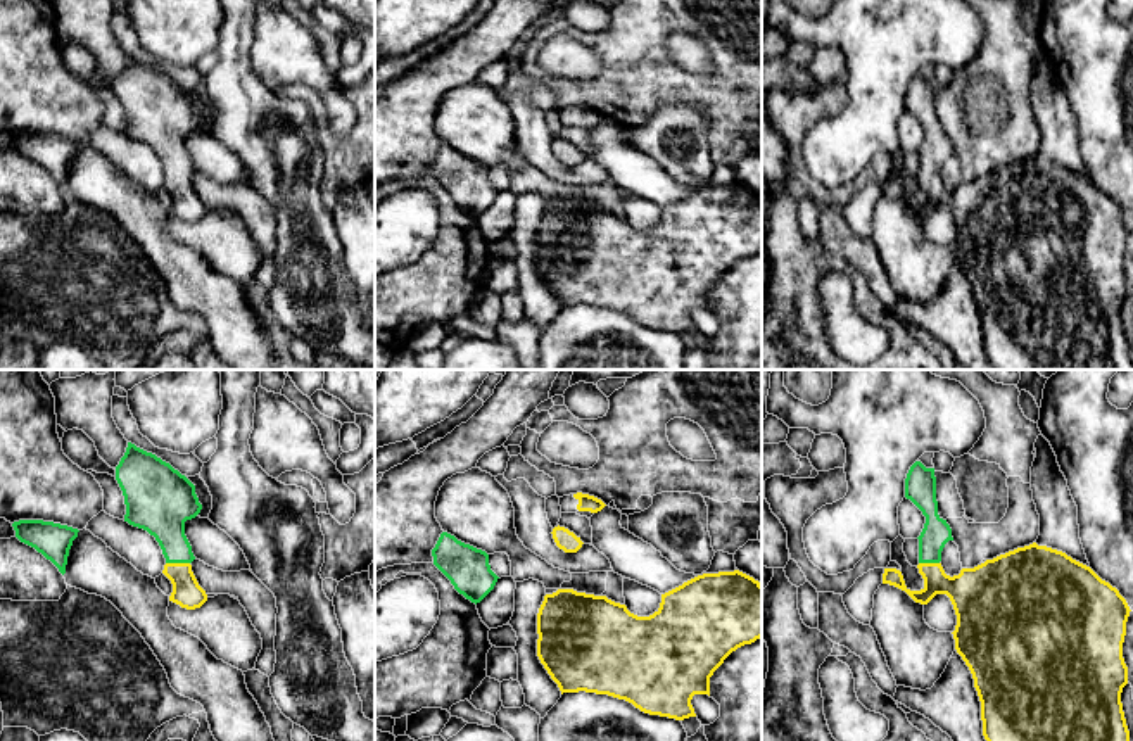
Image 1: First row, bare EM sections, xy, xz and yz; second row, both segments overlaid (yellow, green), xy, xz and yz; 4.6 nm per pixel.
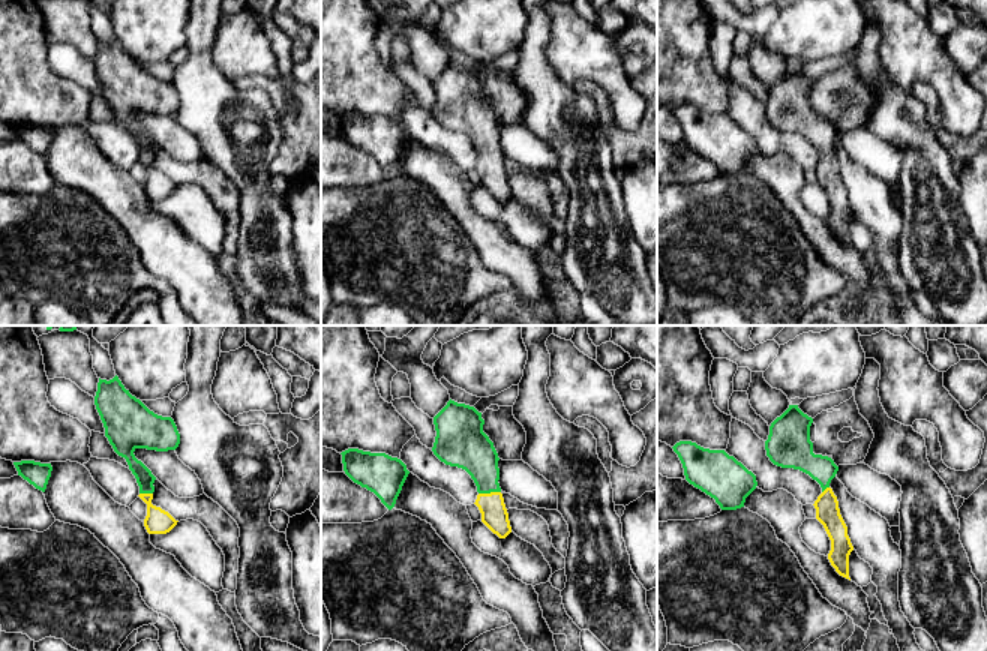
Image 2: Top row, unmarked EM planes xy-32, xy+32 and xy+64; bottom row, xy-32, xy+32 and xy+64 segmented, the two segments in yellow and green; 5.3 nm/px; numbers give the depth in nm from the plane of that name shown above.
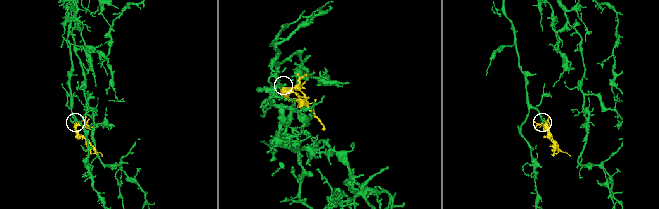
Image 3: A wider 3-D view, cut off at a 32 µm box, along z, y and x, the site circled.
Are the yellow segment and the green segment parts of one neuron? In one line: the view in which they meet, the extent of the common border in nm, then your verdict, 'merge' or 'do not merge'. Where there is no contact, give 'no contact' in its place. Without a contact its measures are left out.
contact in xy; length 110 nm; merge

